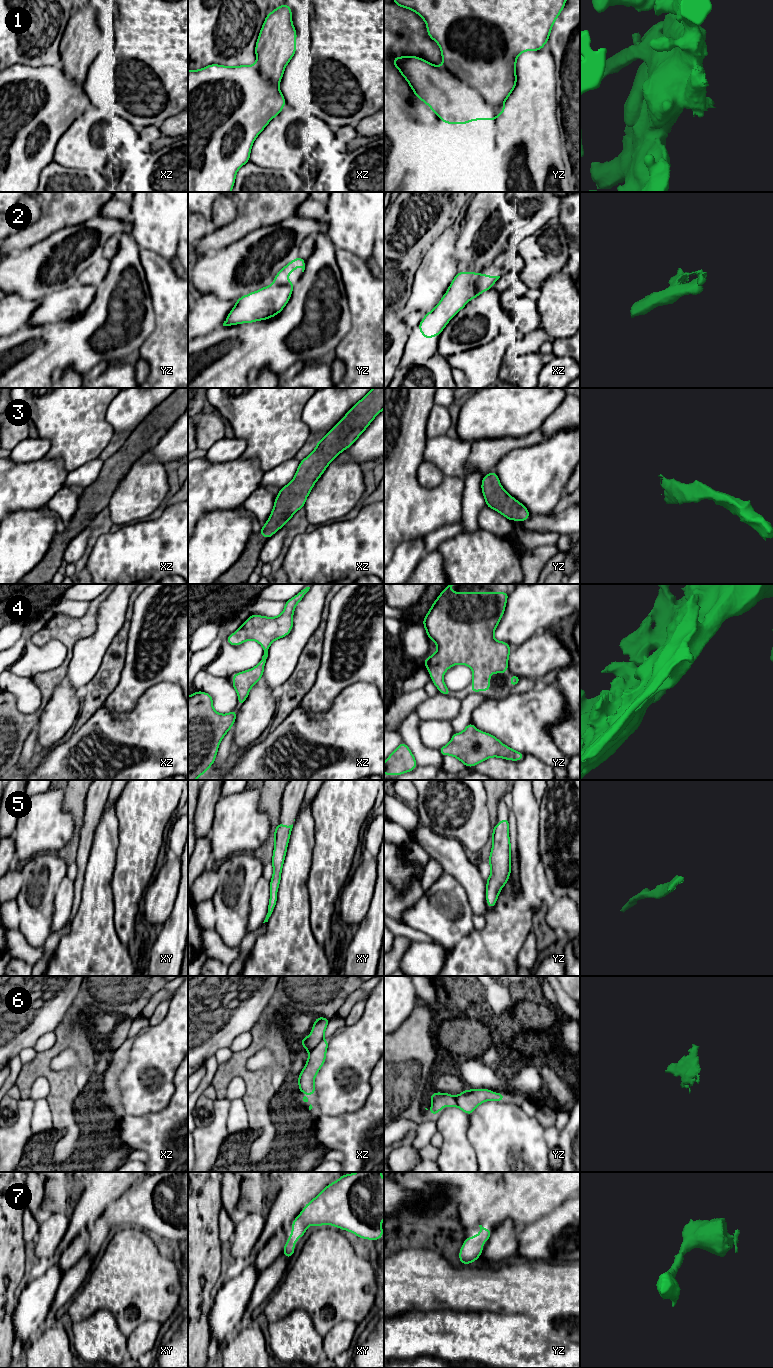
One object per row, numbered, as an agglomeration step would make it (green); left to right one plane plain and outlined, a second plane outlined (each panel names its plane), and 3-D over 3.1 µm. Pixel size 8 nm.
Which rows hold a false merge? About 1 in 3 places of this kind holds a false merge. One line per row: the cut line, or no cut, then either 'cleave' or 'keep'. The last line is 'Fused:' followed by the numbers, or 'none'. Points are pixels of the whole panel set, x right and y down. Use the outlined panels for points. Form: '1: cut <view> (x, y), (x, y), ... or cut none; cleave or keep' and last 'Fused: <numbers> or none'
1: cut none; keep
2: cut xz (478, 274), (473, 284), (474, 293), (470, 298); cleave
3: cut none; keep
4: cut none; keep
5: cut none; keep
6: cut xz (319, 1042), (309, 1052); cleave
7: cut none; keep
Fused: 2, 6

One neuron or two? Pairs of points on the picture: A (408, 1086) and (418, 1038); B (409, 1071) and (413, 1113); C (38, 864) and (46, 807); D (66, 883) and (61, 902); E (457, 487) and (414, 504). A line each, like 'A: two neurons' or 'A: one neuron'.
A: one neuron
B: one neuron
C: two neurons
D: one neuron
E: one neuron

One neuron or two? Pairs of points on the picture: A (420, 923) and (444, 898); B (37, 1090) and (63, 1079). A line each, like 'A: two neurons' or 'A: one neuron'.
A: one neuron
B: two neurons

